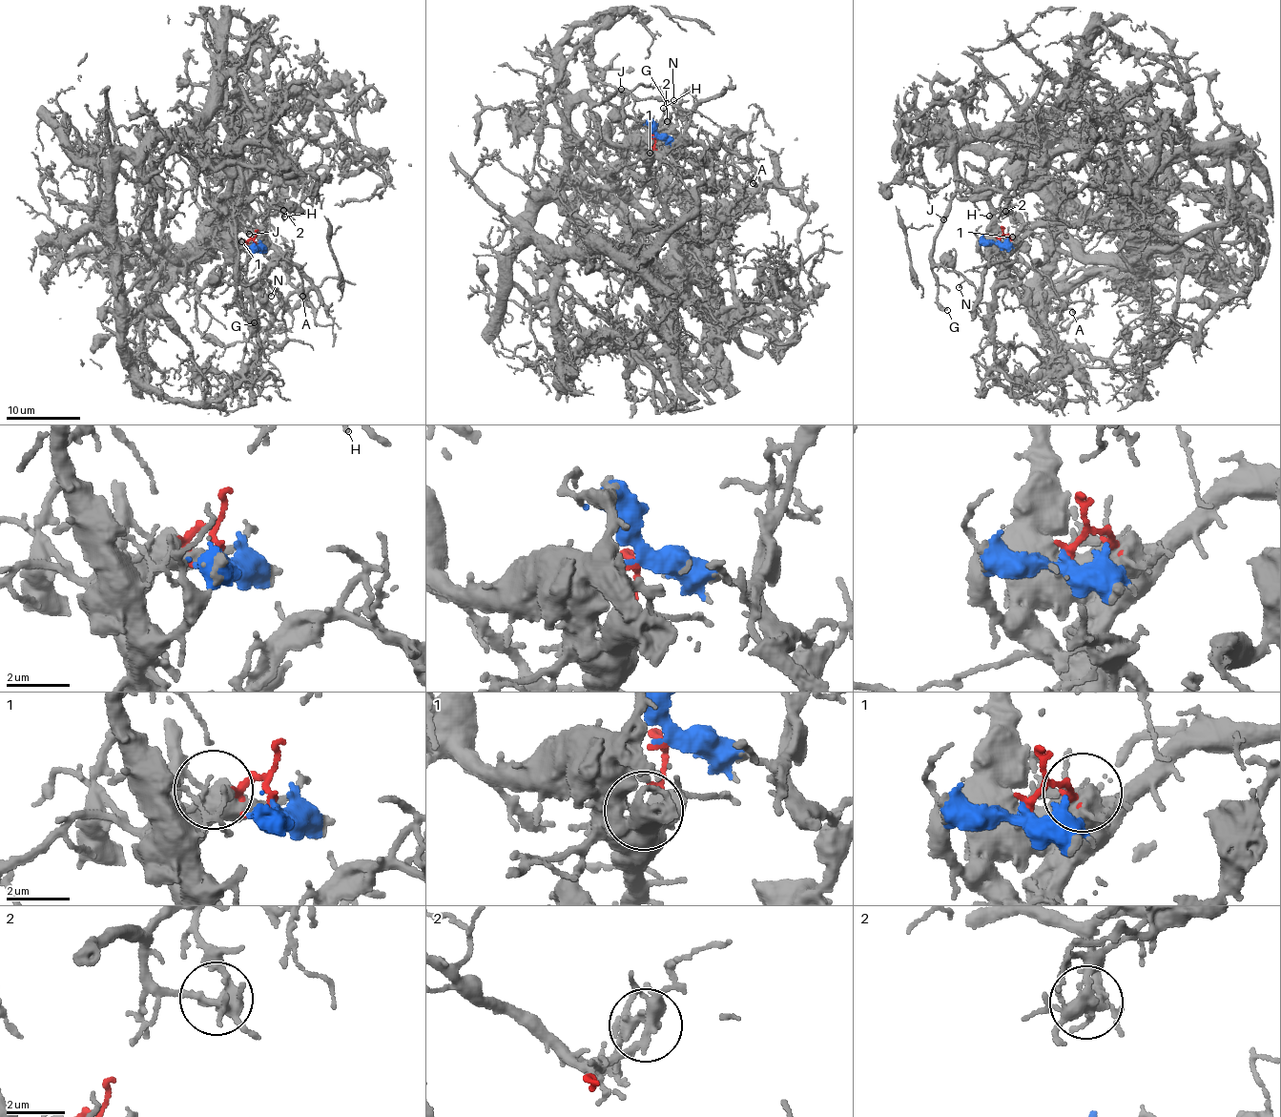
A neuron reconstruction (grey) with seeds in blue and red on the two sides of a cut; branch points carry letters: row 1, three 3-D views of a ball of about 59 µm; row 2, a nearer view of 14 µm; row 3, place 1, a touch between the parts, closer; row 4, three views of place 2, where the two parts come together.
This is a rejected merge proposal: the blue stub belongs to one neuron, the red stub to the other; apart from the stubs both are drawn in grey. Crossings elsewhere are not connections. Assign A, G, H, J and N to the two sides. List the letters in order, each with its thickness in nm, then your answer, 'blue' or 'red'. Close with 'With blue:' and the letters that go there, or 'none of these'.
A: 130 nm thick; red
G: 240 nm thick; blue
H: 80 nm thick; blue
J: 130 nm thick; blue
N: 130 nm thick; blue
With blue: G, H, J, N

